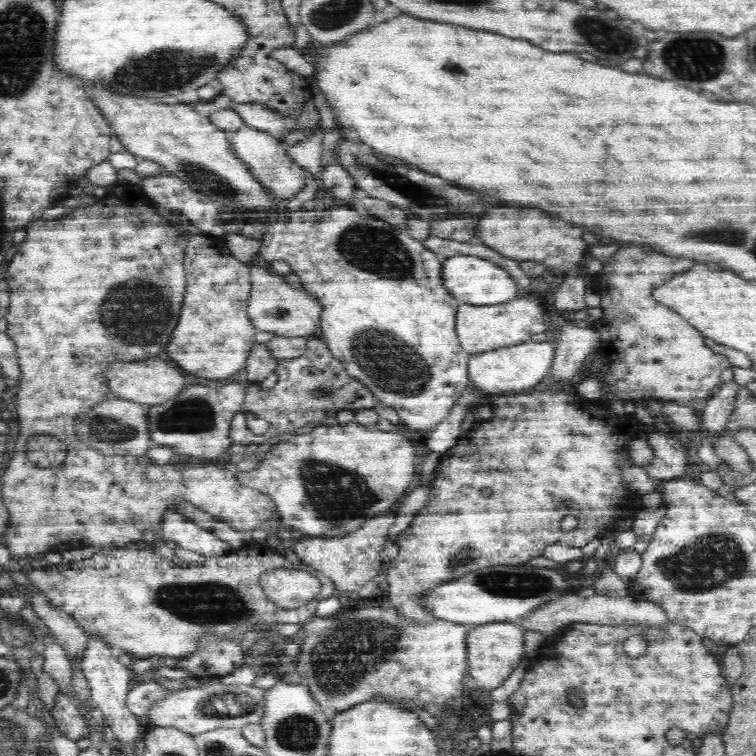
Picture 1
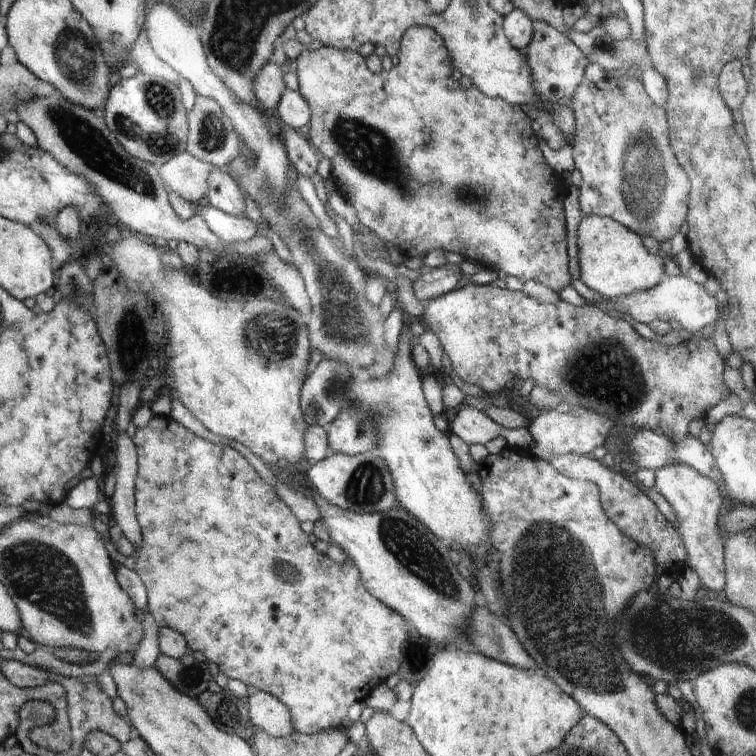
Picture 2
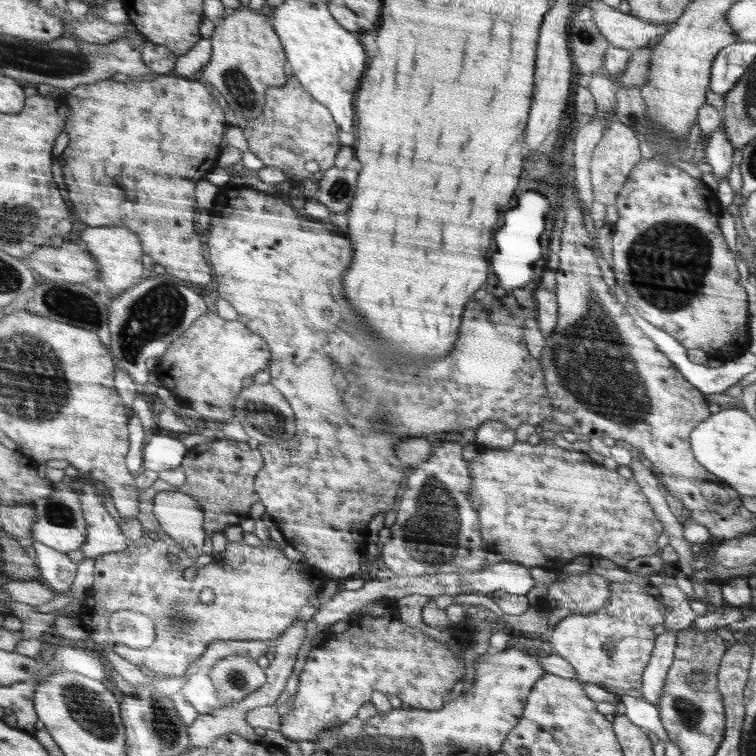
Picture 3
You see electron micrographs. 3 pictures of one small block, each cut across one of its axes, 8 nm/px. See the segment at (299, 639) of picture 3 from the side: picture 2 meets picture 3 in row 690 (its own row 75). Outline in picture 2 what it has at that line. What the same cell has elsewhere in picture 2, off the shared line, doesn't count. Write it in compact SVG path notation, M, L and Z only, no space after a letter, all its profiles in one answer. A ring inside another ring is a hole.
M274 61L267 62L260 74L256 74L252 90L255 91L256 102L262 106L263 112L273 114L280 103L280 98L287 89L284 74L285 68L279 67Z

